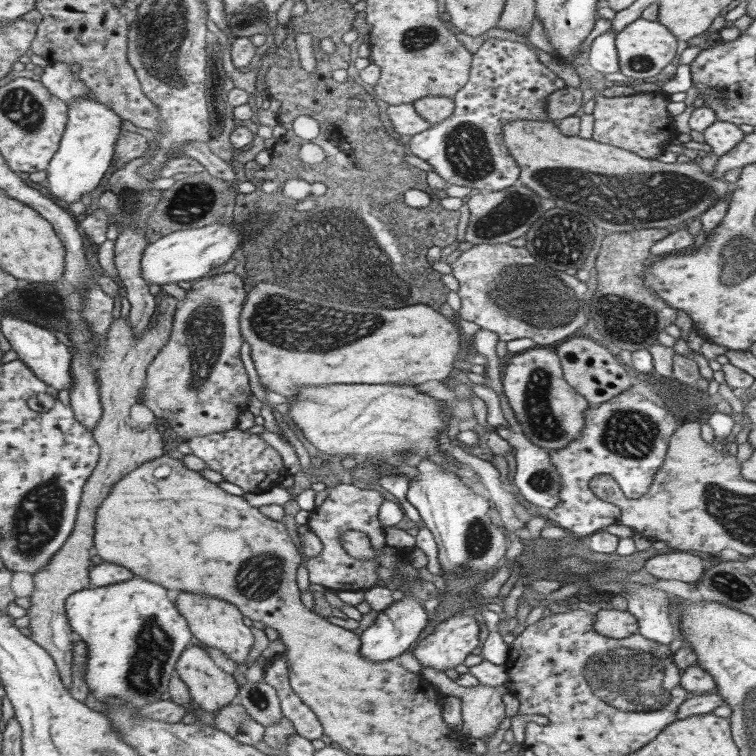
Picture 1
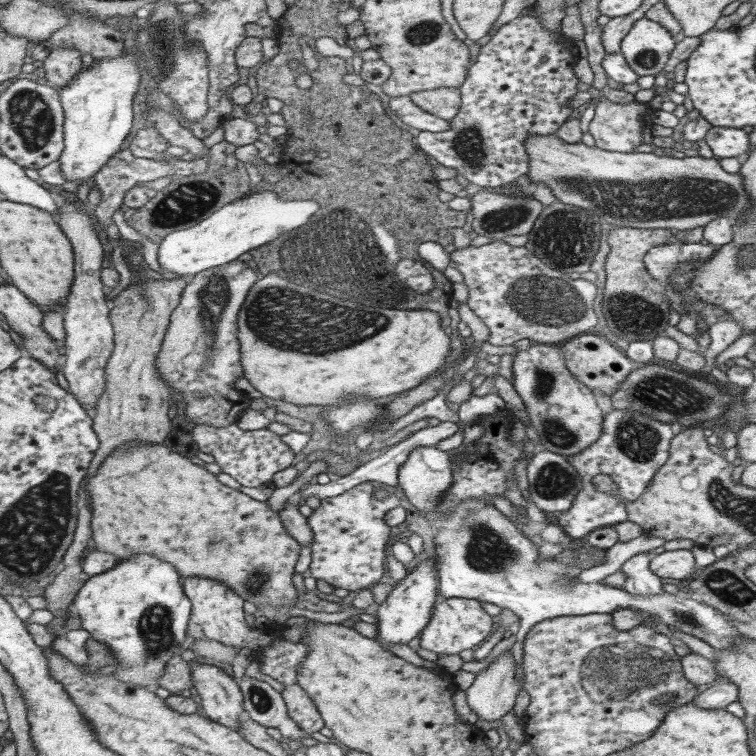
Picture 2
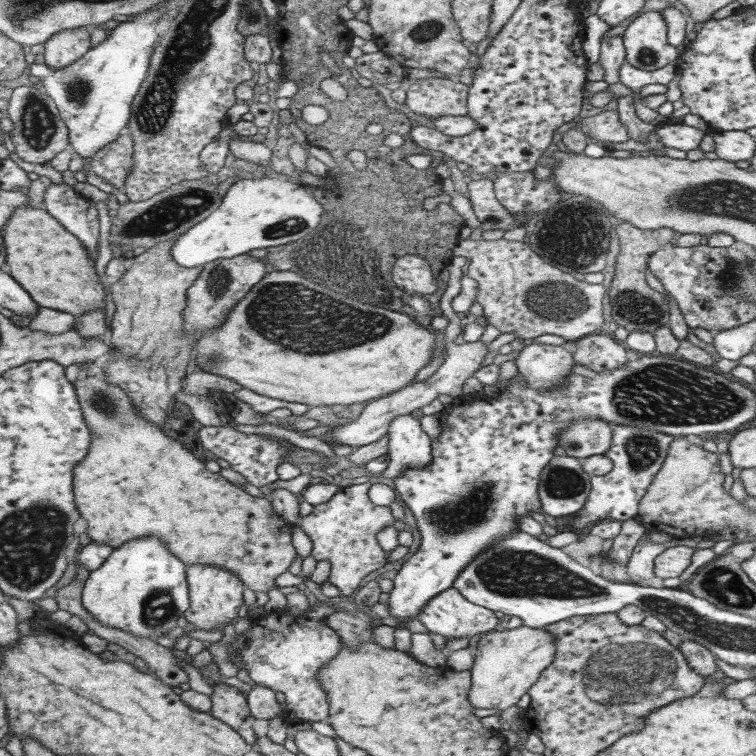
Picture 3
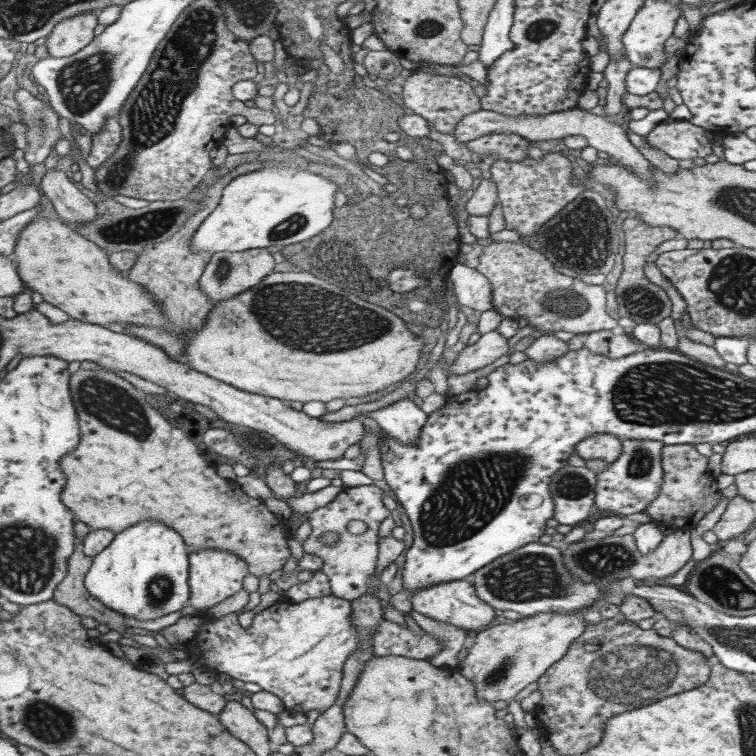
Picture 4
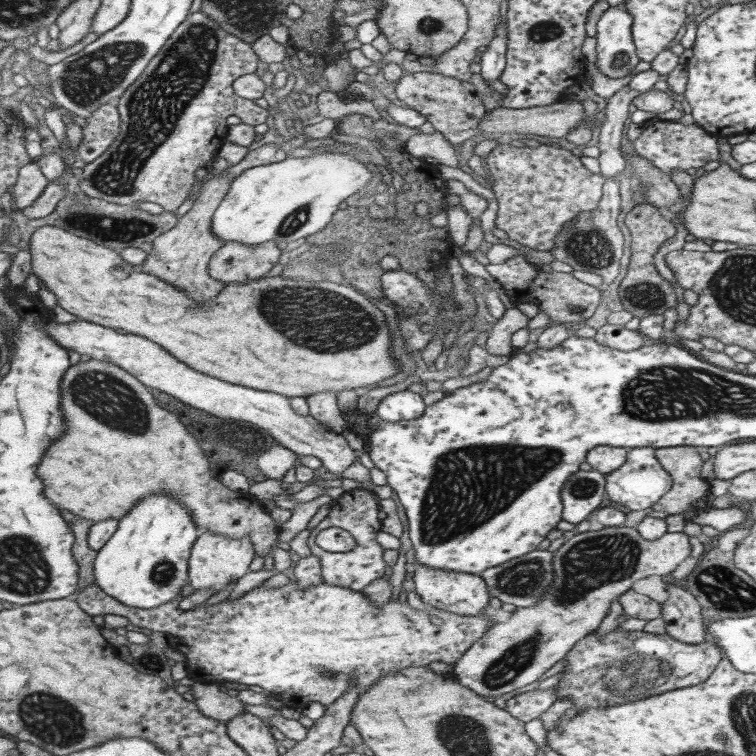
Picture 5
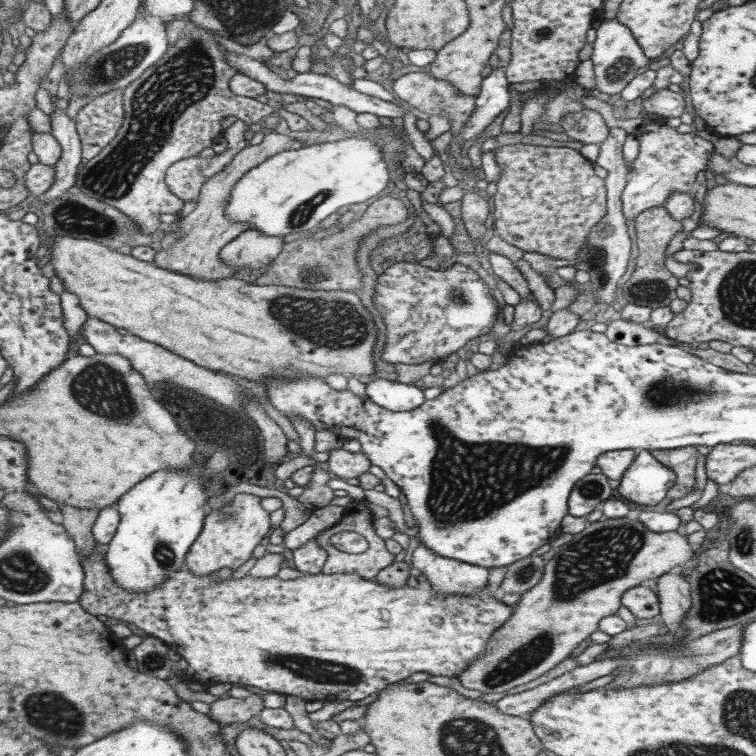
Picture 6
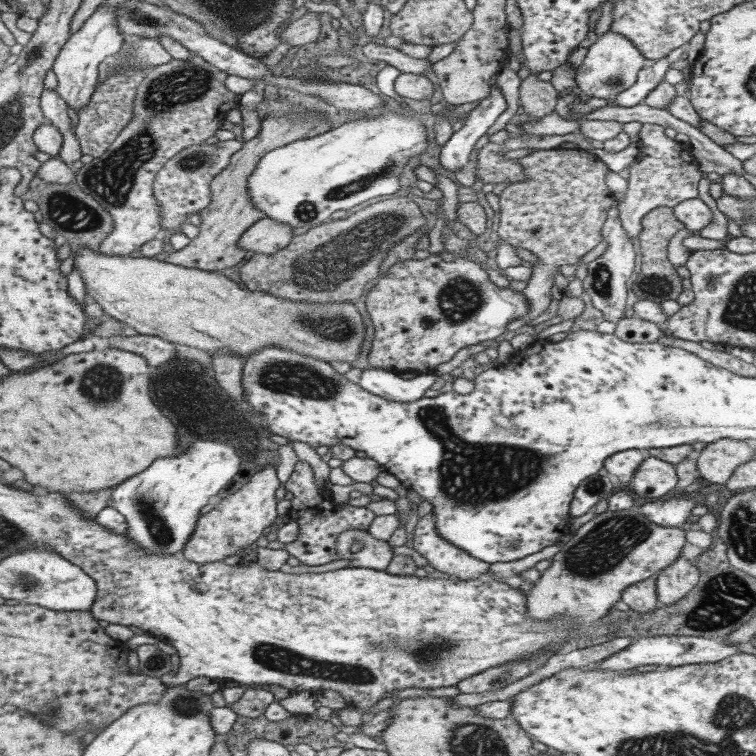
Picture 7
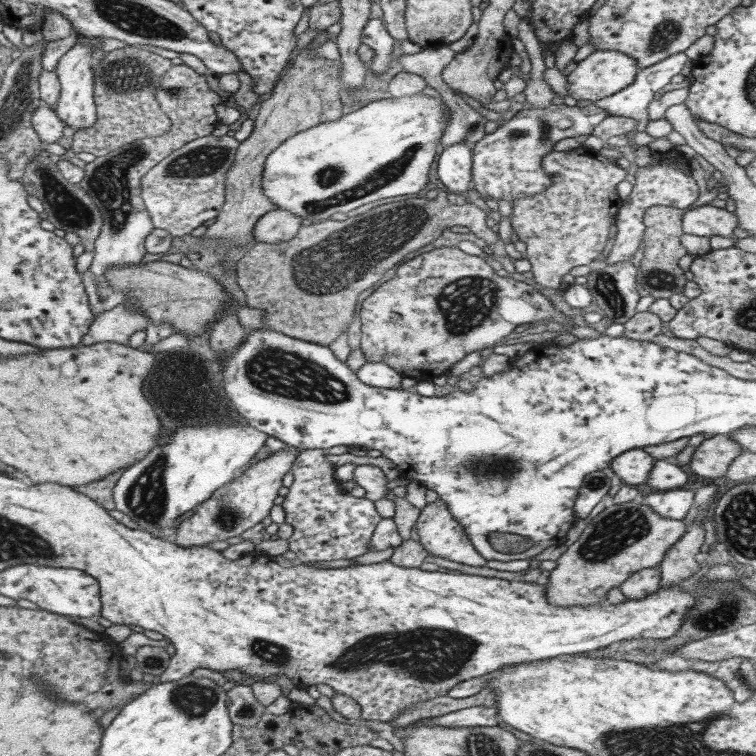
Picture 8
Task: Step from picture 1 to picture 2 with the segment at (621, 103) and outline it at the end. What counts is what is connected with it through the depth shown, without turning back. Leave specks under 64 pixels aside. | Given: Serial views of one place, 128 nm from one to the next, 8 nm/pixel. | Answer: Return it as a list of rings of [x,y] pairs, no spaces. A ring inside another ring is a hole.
[[[579,59],[575,64],[575,73],[578,80],[590,84],[589,91],[593,95],[594,99],[600,100],[595,107],[595,116],[589,124],[589,132],[595,140],[595,146],[602,148],[602,150],[610,150],[610,152],[630,152],[636,146],[644,144],[642,142],[642,121],[644,121],[646,115],[650,115],[654,110],[650,108],[650,104],[641,104],[639,102],[632,102],[629,104],[615,104],[605,97],[605,92],[600,92],[597,88],[594,88],[591,83],[590,64],[588,59]]]

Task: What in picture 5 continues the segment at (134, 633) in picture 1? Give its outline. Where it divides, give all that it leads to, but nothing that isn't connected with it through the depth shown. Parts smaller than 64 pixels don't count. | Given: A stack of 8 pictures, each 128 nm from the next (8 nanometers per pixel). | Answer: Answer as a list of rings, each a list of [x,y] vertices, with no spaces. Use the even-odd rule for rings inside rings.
[[[150,494],[119,519],[116,532],[97,551],[95,583],[129,607],[154,608],[176,599],[188,582],[188,561],[199,533],[190,509],[180,499]]]

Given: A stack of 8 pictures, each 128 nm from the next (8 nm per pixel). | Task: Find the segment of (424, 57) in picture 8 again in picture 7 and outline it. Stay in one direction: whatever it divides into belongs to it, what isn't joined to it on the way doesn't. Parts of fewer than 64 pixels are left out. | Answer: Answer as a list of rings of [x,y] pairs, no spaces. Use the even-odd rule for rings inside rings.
[[[369,42],[363,46],[363,54],[370,59],[383,60],[386,64],[398,68],[402,73],[419,74],[426,76],[428,70],[432,70],[432,62],[427,58],[413,58],[401,52],[397,48]]]

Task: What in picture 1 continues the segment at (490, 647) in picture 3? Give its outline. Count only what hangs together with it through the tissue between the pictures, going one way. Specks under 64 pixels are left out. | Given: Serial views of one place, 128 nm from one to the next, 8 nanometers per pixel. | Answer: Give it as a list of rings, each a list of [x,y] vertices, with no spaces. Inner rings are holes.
[[[422,665],[421,667],[421,675],[434,687],[437,687],[441,693],[444,693],[447,696],[451,695],[460,698],[461,714],[463,718],[462,734],[465,734],[465,736],[480,738],[482,740],[488,739],[490,735],[494,735],[494,731],[500,727],[506,714],[506,704],[504,704],[504,699],[502,699],[502,696],[508,693],[506,685],[485,686],[478,683],[476,686],[466,688],[451,683],[444,671],[436,671],[434,667],[428,665]]]

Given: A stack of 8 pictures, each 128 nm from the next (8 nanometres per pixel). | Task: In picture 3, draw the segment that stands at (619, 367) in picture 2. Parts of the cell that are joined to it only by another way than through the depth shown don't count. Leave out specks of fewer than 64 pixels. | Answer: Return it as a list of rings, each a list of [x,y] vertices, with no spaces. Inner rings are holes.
[[[592,334],[576,342],[576,352],[572,354],[574,358],[574,365],[586,366],[595,372],[607,372],[614,368],[619,368],[626,364],[626,362],[638,360],[643,354],[636,350],[631,350],[624,346],[619,340],[615,339],[613,335],[609,334]]]

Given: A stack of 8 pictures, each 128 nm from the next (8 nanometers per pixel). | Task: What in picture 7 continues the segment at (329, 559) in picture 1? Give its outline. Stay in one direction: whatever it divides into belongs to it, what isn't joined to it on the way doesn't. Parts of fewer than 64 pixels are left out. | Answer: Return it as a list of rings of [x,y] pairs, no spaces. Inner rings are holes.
[[[368,529],[346,530],[336,540],[338,559],[351,559],[348,567],[385,569],[394,557],[392,548],[387,542],[376,540]],[[354,542],[362,542],[362,549],[352,553],[350,547]]]

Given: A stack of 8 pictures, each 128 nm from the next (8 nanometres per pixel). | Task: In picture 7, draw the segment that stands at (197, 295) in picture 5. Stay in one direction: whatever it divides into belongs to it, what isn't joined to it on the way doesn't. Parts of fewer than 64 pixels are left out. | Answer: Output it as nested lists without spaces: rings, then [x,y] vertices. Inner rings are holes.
[[[313,111],[264,116],[258,135],[245,141],[240,150],[232,155],[228,166],[220,174],[214,176],[214,180],[210,184],[212,202],[208,208],[200,210],[199,213],[201,218],[201,224],[198,226],[199,234],[184,248],[162,255],[161,260],[186,268],[200,268],[210,272],[221,272],[225,268],[242,263],[248,251],[238,245],[238,240],[248,228],[265,217],[264,211],[258,209],[248,195],[248,185],[246,184],[248,184],[250,174],[254,172],[254,168],[268,151],[296,140],[322,134],[331,128],[330,120],[326,119],[323,113],[316,112],[315,115]]]

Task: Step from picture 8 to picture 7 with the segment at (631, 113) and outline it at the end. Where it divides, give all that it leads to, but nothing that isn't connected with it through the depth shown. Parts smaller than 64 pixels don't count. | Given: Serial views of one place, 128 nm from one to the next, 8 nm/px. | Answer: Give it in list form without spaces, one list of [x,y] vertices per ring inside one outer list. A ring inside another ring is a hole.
[[[680,46],[666,55],[664,58],[658,59],[656,63],[647,64],[637,76],[637,81],[624,92],[620,92],[614,98],[614,104],[622,107],[636,106],[654,92],[654,88],[662,82],[664,75],[670,70],[670,64],[680,60],[682,53],[686,51],[685,46]]]

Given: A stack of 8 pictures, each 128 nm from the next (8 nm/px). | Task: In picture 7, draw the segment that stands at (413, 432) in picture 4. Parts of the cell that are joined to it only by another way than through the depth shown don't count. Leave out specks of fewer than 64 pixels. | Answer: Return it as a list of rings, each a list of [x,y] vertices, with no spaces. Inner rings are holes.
[[[380,368],[364,370],[359,385],[374,395],[396,402],[414,402],[424,397],[424,392],[437,380],[436,375],[418,375],[412,380],[404,380],[393,371]]]

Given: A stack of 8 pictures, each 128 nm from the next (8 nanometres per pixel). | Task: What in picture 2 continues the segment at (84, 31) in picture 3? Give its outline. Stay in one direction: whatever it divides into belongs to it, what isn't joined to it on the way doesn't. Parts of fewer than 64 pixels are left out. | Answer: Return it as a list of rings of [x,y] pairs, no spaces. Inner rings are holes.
[[[60,47],[49,52],[43,61],[44,82],[58,89],[64,87],[82,66],[82,51],[74,47]]]

